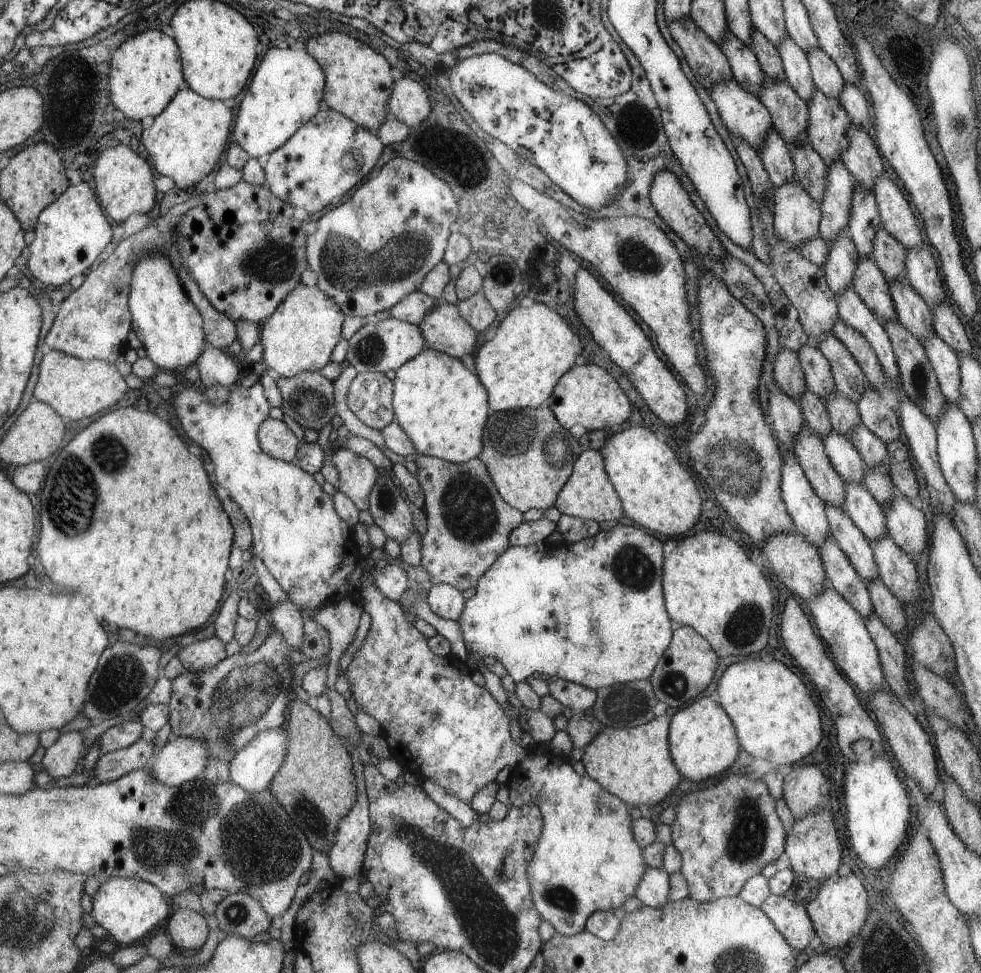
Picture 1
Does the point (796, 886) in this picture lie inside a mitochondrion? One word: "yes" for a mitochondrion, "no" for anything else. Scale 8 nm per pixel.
no

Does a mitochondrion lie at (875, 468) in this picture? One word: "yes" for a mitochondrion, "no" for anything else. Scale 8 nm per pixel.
no

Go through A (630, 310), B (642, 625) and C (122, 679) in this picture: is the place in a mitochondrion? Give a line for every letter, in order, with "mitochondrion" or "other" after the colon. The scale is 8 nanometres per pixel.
A: other
B: other
C: mitochondrion

